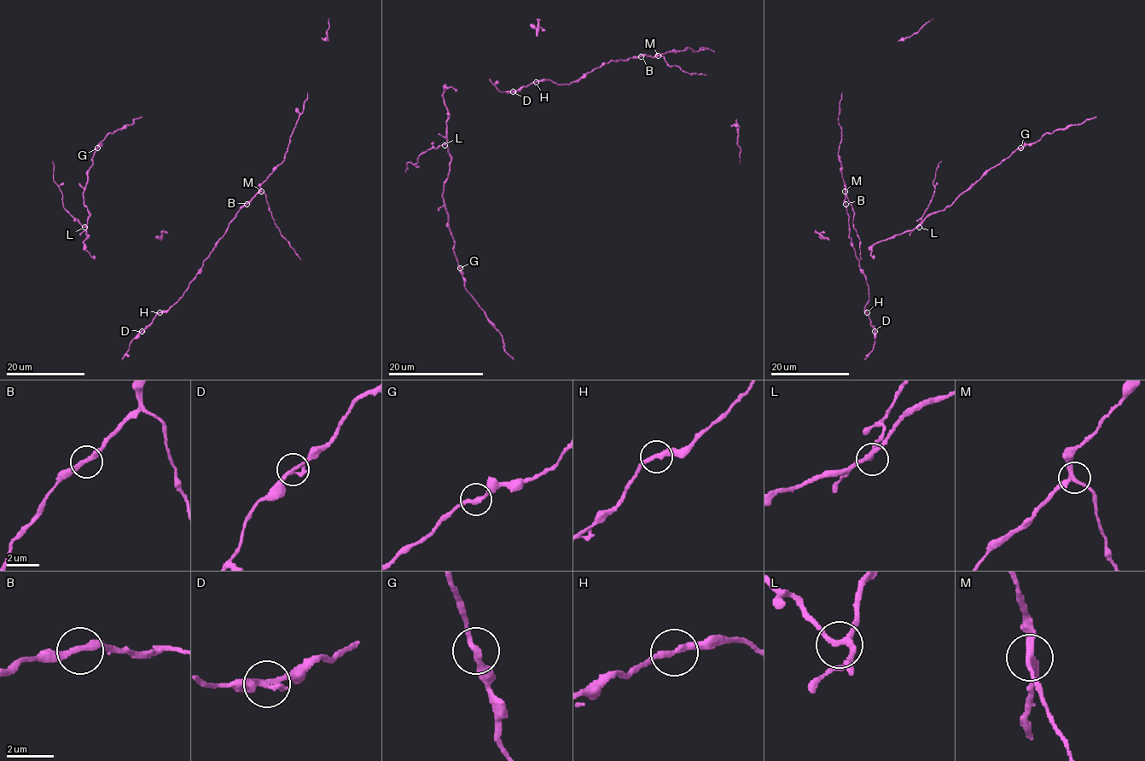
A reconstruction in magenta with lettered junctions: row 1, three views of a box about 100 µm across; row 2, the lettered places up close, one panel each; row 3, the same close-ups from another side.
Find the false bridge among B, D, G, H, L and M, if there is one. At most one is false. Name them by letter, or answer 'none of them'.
M

